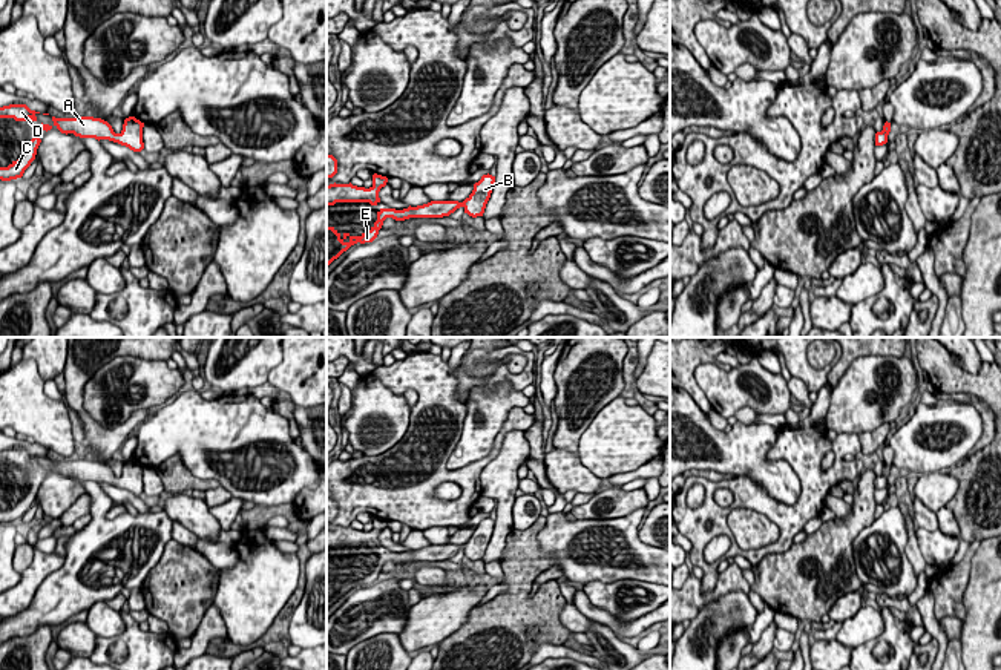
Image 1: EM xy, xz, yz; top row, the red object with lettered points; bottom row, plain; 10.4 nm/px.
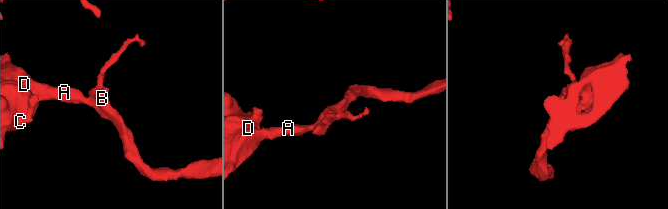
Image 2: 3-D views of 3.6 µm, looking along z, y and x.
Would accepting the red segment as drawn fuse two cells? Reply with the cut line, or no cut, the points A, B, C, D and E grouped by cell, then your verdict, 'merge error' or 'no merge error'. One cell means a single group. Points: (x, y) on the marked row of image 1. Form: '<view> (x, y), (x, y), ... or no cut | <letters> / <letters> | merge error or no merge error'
no cut | A B C D E | no merge error

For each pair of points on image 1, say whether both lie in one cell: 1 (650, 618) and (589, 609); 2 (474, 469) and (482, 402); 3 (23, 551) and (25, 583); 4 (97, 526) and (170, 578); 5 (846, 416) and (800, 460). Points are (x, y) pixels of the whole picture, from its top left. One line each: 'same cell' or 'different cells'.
1: same cell
2: different cells
3: different cells
4: different cells
5: different cells

